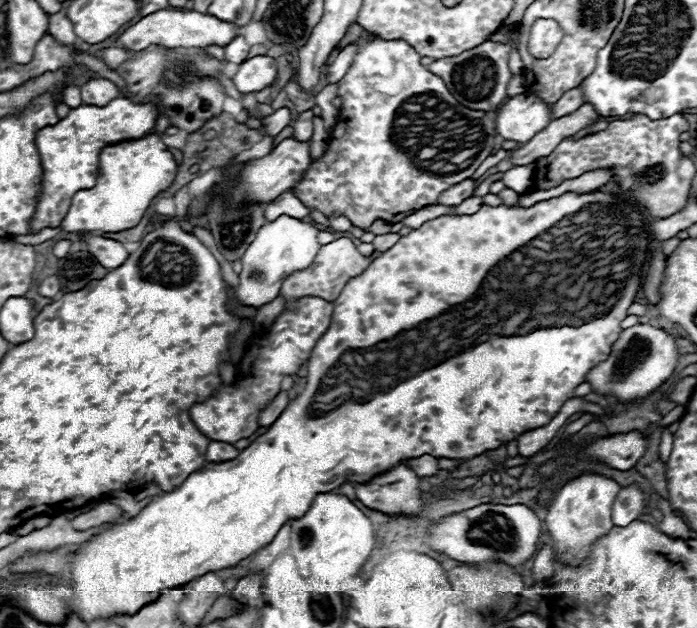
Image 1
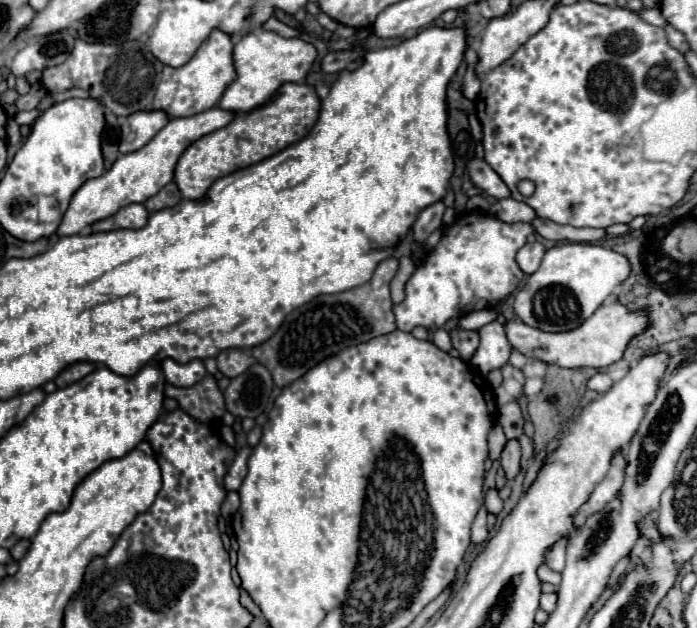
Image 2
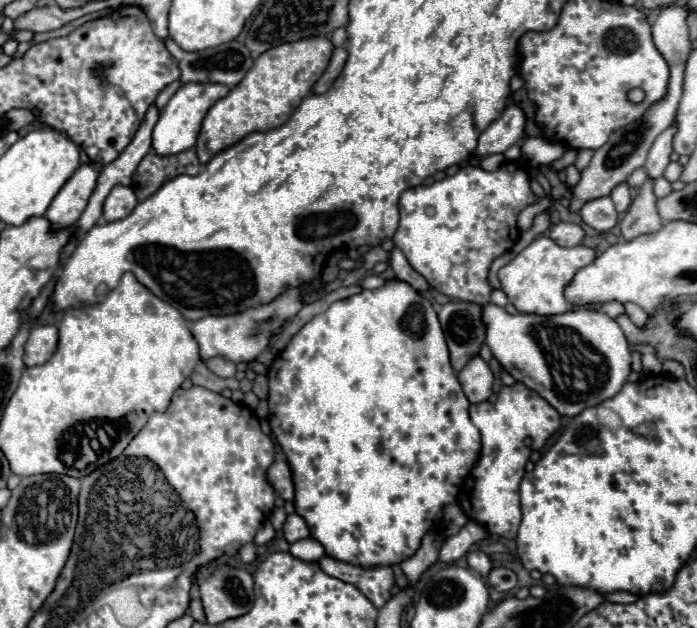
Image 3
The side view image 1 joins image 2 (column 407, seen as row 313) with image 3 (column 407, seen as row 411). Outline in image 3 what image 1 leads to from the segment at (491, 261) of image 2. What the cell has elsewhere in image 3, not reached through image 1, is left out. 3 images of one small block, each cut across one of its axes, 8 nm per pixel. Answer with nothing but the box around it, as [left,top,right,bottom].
[396,162,536,304]

